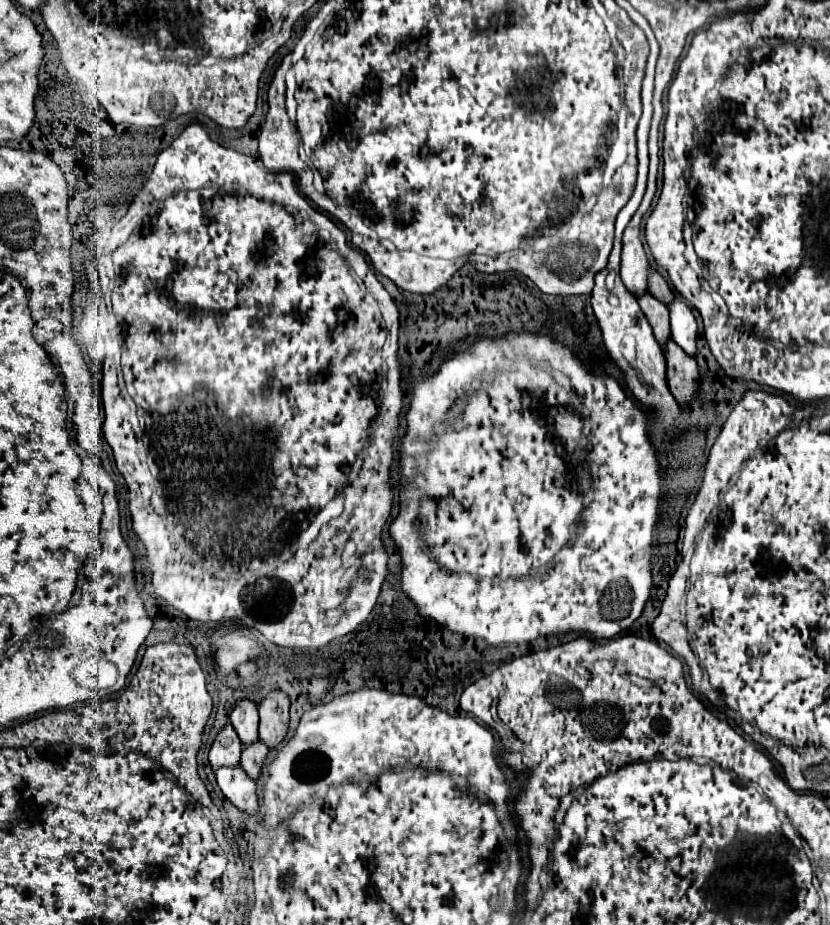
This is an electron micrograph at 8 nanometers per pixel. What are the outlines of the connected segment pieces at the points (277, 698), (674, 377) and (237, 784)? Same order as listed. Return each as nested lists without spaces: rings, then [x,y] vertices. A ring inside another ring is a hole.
[[[275,689],[259,703],[259,739],[269,749],[275,749],[287,733],[289,725],[289,695]]]
[[[673,339],[667,341],[667,345],[663,347],[663,353],[667,359],[669,389],[677,399],[677,403],[685,405],[697,389],[697,381],[699,381],[697,361],[695,357],[689,357]]]
[[[241,765],[215,769],[215,777],[217,777],[219,789],[235,807],[239,807],[249,815],[257,813],[259,805],[255,795],[255,781],[245,773],[245,769],[241,769]]]

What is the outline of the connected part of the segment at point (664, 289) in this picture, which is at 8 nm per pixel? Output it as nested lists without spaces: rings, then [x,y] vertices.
[[[649,267],[649,293],[653,293],[653,297],[657,297],[663,303],[669,303],[673,299],[673,293],[671,293],[667,281],[653,267]]]

